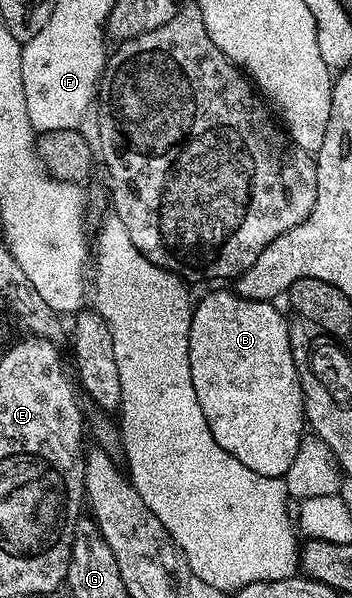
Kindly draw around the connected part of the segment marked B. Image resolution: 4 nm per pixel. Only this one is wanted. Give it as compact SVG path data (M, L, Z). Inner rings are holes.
M233 290L207 293L193 306L189 361L195 398L199 398L199 407L203 409L203 418L207 418L207 426L215 442L219 442L231 458L239 458L247 470L255 474L284 477L306 435L307 425L303 394L291 350L291 324L281 317L277 306L268 300L248 300Z

